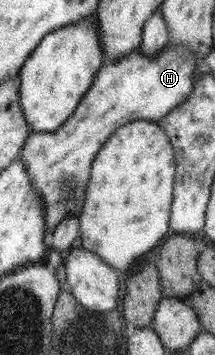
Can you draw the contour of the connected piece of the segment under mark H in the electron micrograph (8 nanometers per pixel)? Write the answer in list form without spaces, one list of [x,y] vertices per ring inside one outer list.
[[[170,39],[165,48],[156,55],[146,55],[141,49],[136,49],[116,62],[104,63],[96,72],[91,88],[78,102],[74,113],[56,131],[28,134],[18,158],[25,165],[28,177],[31,179],[31,185],[39,191],[41,199],[43,199],[45,223],[48,224],[46,235],[52,235],[58,224],[67,215],[73,215],[73,213],[79,215],[81,213],[89,184],[92,162],[100,148],[116,129],[138,119],[157,122],[189,96],[197,79],[193,77],[196,60],[191,55],[191,51],[187,51],[185,47],[181,47],[179,43]]]

